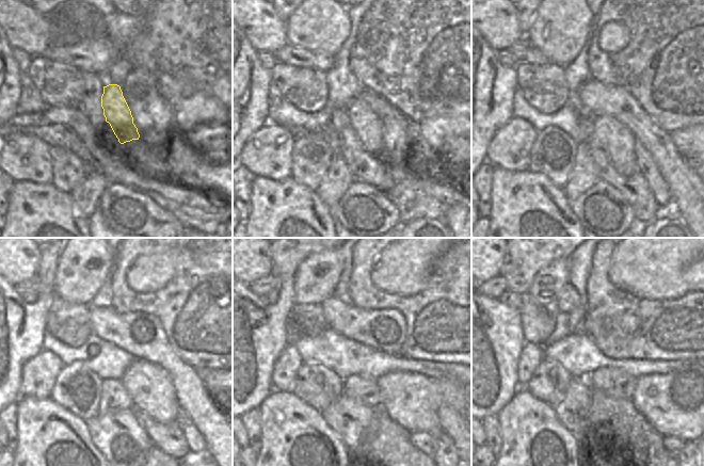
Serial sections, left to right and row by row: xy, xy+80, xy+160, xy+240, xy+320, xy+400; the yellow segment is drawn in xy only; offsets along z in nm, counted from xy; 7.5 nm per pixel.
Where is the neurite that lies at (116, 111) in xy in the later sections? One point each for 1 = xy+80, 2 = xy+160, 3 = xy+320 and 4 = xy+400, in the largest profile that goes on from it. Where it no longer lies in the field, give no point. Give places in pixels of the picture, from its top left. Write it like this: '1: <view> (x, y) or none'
1: xy+80 (368, 127)
2: xy+160 (618, 141)
3: xy+320 (410, 399)
4: xy+400 (688, 403)

